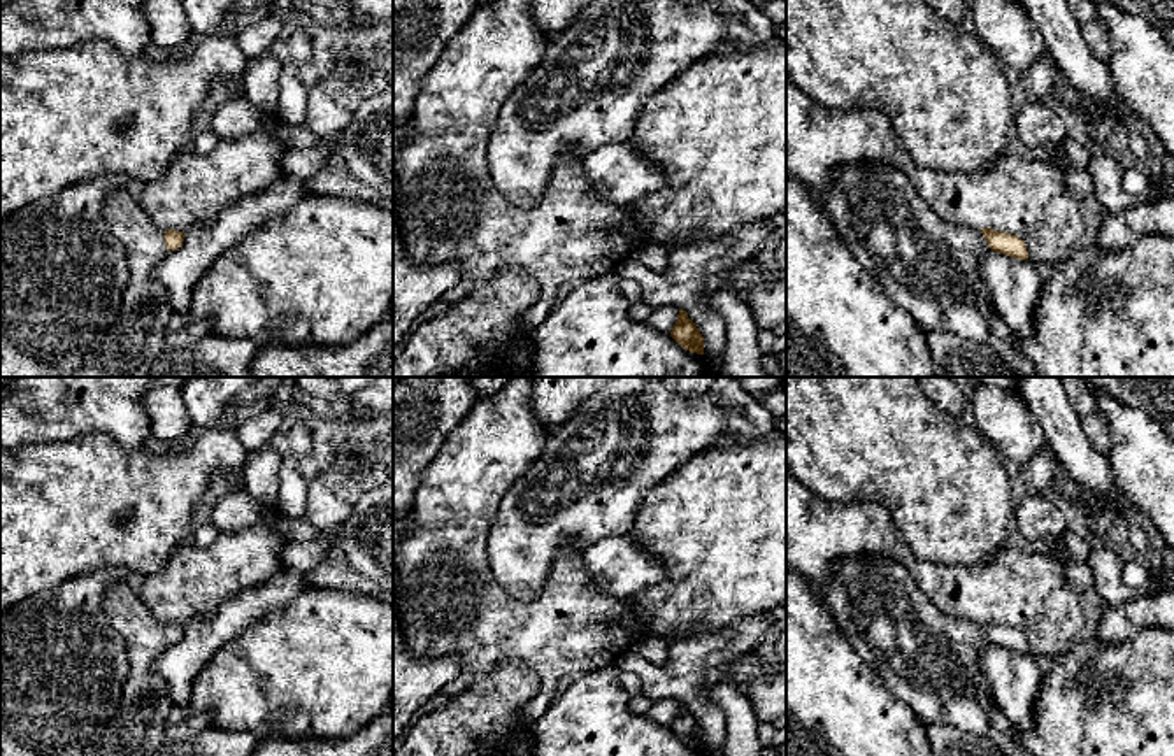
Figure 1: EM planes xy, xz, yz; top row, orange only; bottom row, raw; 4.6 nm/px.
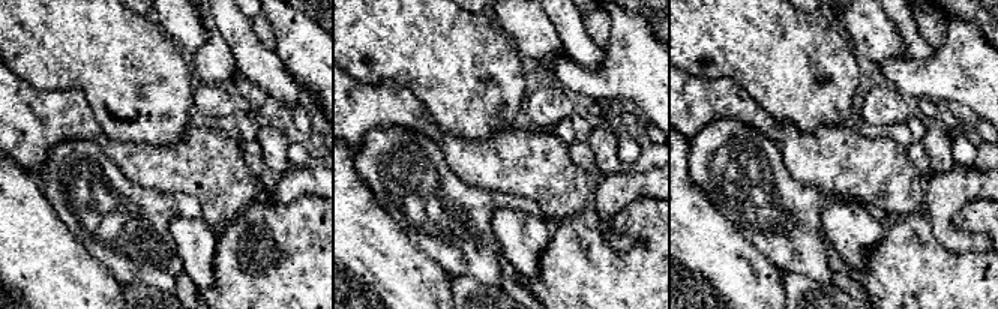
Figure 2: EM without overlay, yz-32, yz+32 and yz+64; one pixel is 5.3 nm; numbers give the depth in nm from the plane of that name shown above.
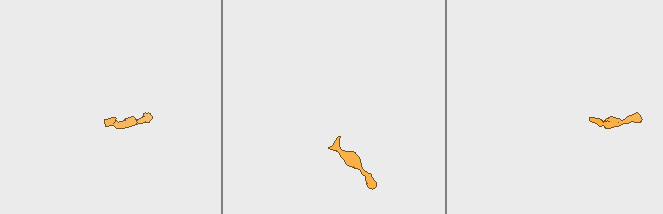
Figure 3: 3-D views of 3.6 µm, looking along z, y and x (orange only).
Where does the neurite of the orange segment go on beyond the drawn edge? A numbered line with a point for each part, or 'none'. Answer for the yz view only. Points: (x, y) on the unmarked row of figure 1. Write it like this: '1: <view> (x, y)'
1: yz (930, 662)

